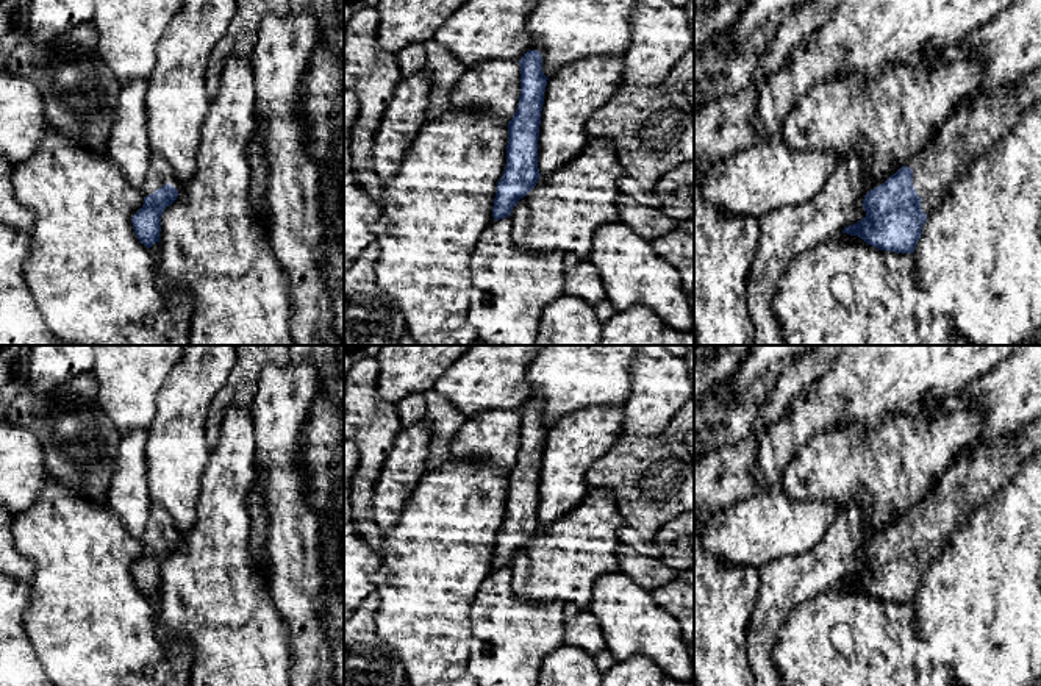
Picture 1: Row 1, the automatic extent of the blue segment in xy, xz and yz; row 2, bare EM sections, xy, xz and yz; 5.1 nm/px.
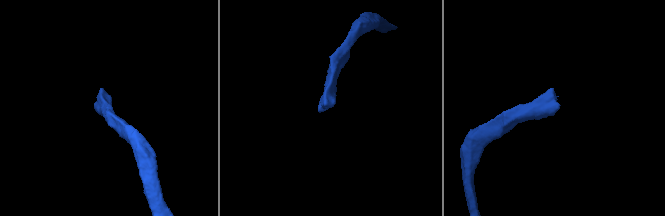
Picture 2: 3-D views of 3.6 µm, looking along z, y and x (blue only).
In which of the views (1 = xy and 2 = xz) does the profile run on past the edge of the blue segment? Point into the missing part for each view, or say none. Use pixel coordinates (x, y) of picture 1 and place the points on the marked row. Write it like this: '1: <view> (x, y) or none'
1: xy (160, 172)
2: none

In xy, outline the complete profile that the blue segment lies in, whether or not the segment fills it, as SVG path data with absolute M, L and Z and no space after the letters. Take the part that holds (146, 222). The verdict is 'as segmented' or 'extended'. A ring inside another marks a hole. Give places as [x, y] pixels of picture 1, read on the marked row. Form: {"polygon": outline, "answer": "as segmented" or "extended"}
{"polygon": "M150 155L148 170L142 183L144 205L133 216L133 230L147 248L159 242L161 216L181 189L172 166L159 155Z", "answer": "extended"}

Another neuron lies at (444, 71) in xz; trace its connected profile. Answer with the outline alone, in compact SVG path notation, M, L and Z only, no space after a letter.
M435 39L425 42L424 47L424 72L431 83L427 120L436 120L453 108L450 95L461 77L467 72L467 66L461 64L447 48L441 47Z

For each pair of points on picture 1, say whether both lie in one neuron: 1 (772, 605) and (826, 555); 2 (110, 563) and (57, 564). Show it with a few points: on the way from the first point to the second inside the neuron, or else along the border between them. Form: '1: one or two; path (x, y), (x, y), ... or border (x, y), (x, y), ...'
1: one; path (785, 593), (813, 568)
2: one; path (97, 564), (69, 564)

